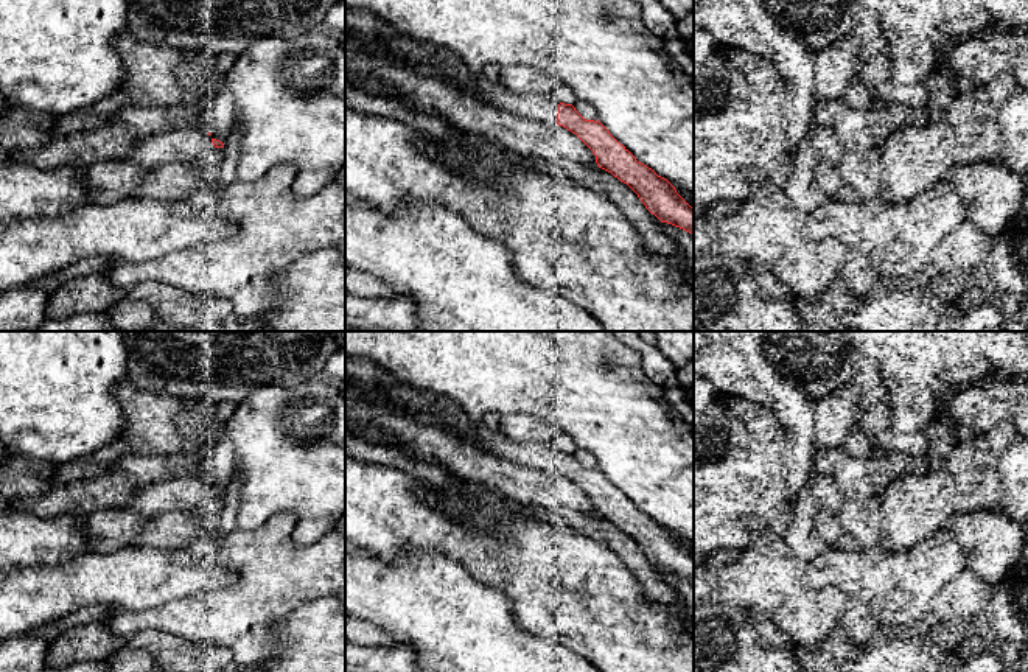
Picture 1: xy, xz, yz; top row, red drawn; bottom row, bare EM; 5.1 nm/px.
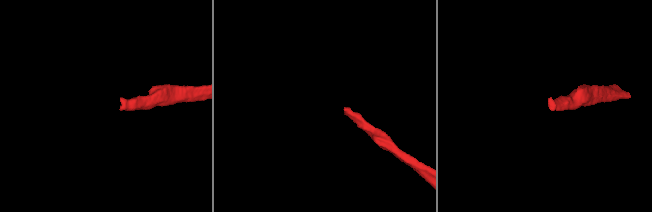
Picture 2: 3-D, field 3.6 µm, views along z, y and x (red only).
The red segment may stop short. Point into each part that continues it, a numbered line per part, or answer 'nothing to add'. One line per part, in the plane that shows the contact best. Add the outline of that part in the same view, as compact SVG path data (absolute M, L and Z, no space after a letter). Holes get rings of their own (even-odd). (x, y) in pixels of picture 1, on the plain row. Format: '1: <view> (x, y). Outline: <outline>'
1: xz (543, 458). Outline: M345 356L345 380L369 390L383 390L397 406L437 417L448 432L467 434L467 442L495 456L537 470L546 476L557 474L558 451L552 445L519 443L501 431L495 432L482 422L471 420L460 406L446 397L403 384L379 364L367 358Z

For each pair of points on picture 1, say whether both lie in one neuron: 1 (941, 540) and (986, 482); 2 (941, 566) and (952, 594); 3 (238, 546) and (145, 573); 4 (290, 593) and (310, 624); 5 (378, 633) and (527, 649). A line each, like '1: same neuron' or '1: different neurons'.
1: different neurons
2: different neurons
3: different neurons
4: different neurons
5: different neurons

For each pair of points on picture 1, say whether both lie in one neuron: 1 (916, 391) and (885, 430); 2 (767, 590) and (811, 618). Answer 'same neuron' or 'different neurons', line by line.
1: same neuron
2: same neuron

